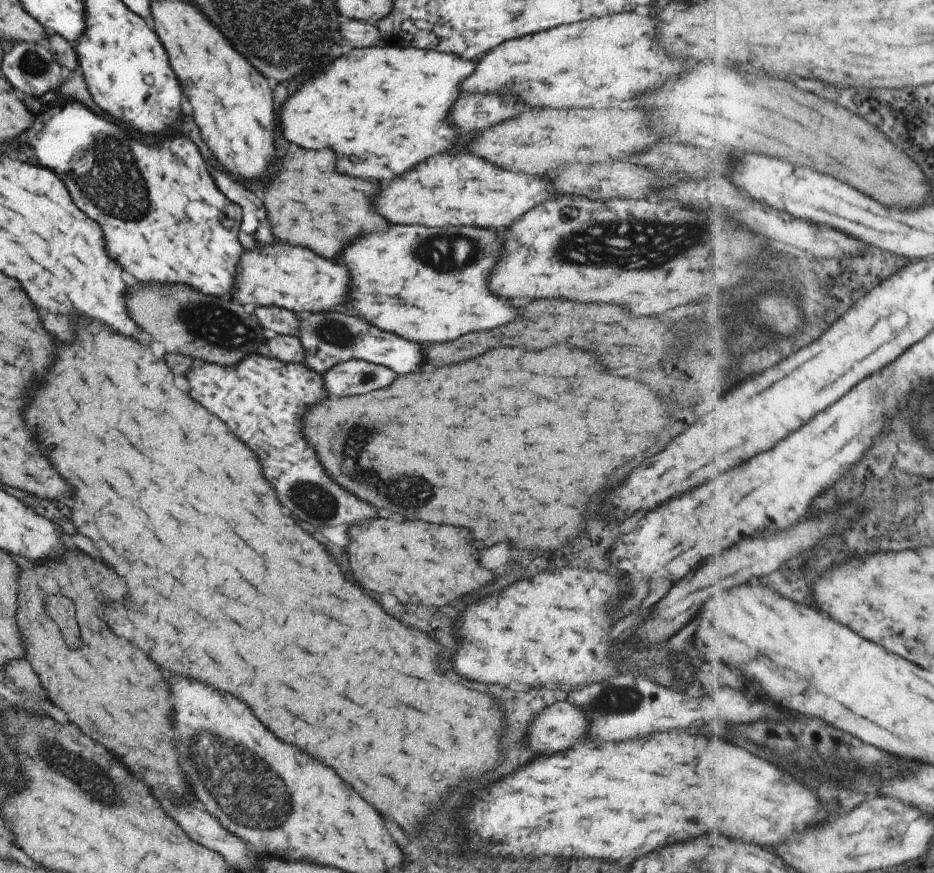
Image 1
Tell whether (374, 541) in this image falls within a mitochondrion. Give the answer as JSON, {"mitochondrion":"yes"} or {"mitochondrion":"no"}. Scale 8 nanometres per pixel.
{"mitochondrion":"no"}

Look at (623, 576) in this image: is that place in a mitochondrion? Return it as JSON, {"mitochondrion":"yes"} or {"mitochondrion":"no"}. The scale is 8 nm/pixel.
{"mitochondrion":"no"}

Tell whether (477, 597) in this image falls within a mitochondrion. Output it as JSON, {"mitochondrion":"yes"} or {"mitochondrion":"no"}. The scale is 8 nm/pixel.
{"mitochondrion":"no"}

